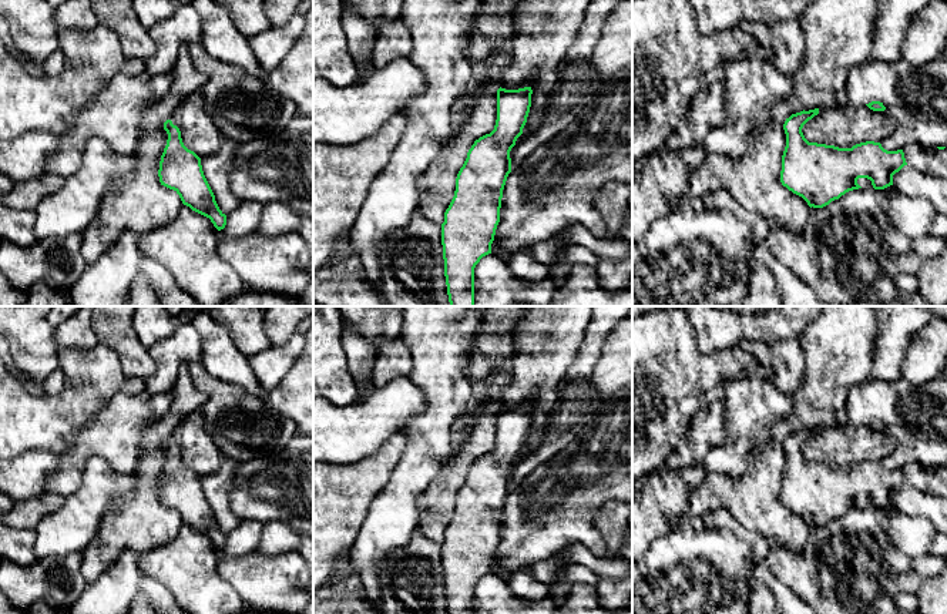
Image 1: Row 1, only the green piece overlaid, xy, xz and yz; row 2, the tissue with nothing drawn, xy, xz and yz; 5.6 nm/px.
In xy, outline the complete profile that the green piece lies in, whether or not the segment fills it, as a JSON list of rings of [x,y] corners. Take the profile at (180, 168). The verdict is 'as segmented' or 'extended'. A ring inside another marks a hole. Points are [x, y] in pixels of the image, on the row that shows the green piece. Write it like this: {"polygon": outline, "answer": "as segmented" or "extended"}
{"polygon": [[[171,120],[164,123],[164,130],[168,140],[158,170],[161,185],[174,189],[184,205],[209,218],[218,231],[224,229],[226,215],[215,201],[204,175],[201,158],[184,145],[181,131]]], "answer": "as segmented"}

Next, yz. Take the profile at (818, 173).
{"polygon": [[[819,108],[803,110],[792,114],[783,124],[786,134],[780,171],[780,182],[783,187],[802,197],[810,208],[823,208],[846,192],[862,188],[857,184],[859,178],[870,179],[874,189],[884,189],[893,185],[893,175],[907,165],[903,150],[887,151],[880,142],[874,141],[860,142],[852,148],[809,142],[802,128],[817,114]]], "answer": "as segmented"}

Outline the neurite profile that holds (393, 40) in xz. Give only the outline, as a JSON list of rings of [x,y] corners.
[[[400,16],[384,23],[377,33],[372,51],[373,64],[377,70],[397,57],[407,57],[413,48],[412,37]]]

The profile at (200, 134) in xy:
[[[201,91],[185,97],[175,108],[171,121],[179,128],[184,145],[199,158],[215,154],[225,140],[206,113]]]

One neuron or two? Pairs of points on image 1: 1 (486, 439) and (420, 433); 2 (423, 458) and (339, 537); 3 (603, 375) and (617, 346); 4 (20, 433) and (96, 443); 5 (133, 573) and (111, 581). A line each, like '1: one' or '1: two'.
1: two
2: two
3: one
4: two
5: one

